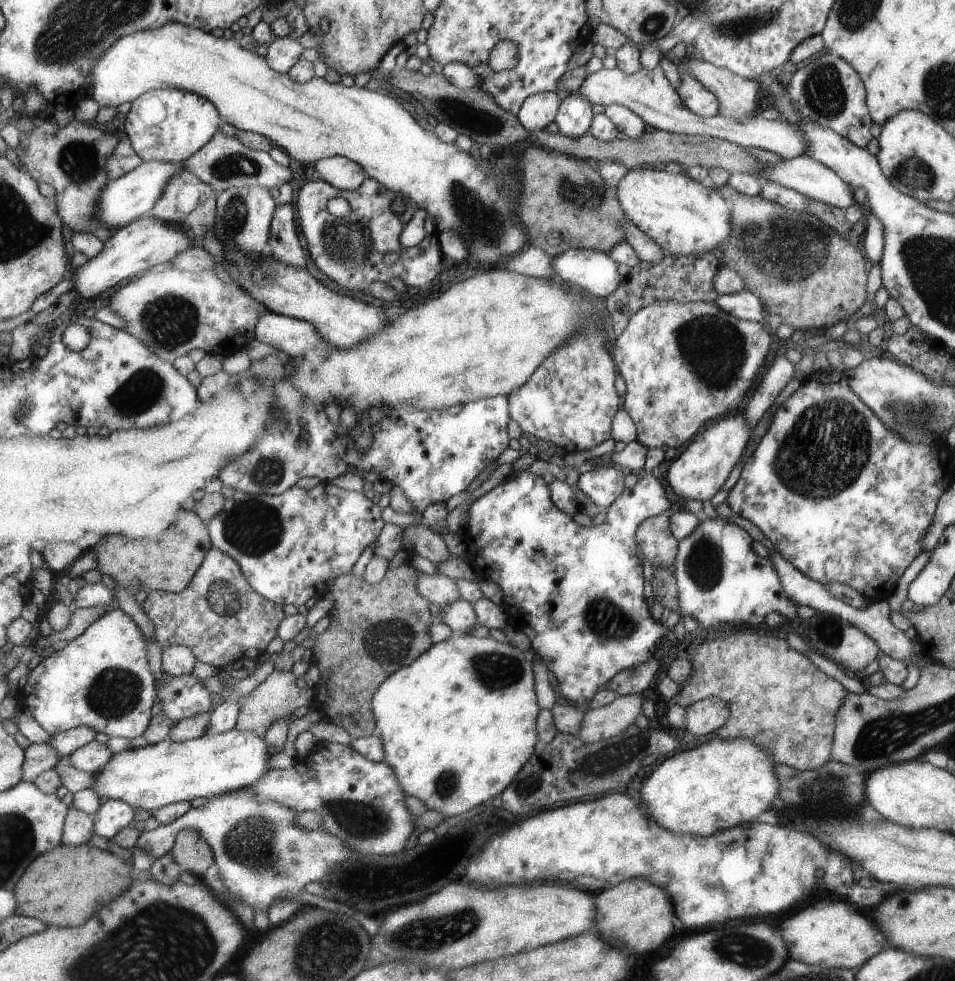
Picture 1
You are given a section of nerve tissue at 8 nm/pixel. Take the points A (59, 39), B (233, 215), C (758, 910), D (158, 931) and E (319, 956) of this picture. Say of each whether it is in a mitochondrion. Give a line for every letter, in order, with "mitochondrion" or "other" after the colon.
A: mitochondrion
B: mitochondrion
C: other
D: mitochondrion
E: mitochondrion

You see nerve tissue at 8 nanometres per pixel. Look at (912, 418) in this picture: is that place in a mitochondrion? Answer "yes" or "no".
yes

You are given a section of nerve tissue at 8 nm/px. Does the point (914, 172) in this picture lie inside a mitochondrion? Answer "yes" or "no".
yes

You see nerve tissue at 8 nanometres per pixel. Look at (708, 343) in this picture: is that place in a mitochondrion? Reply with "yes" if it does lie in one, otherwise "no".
yes

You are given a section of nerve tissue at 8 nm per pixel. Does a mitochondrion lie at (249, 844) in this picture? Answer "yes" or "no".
yes

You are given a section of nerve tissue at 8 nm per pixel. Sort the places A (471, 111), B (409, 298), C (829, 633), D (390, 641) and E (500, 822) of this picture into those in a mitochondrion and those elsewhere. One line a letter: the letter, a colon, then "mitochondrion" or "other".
A: mitochondrion
B: other
C: mitochondrion
D: mitochondrion
E: other

